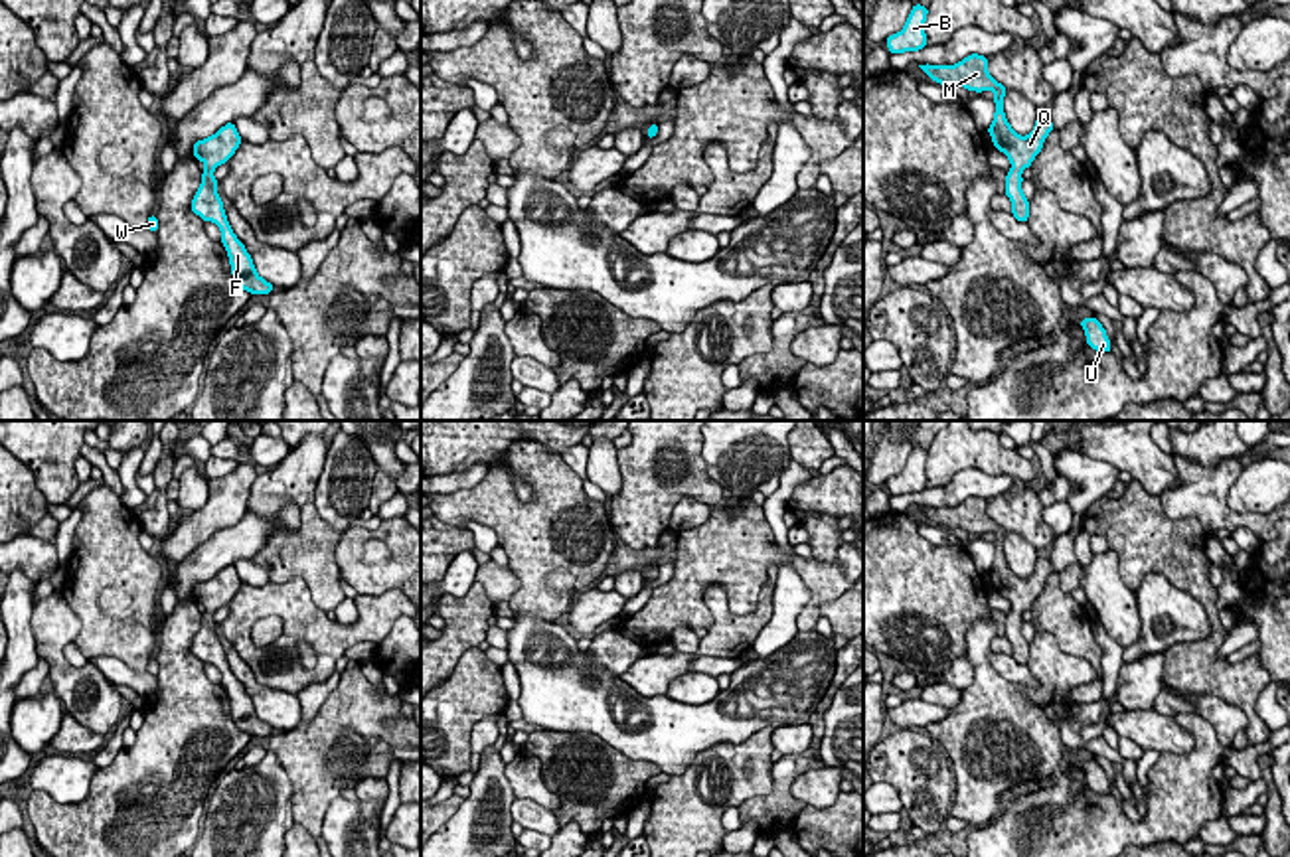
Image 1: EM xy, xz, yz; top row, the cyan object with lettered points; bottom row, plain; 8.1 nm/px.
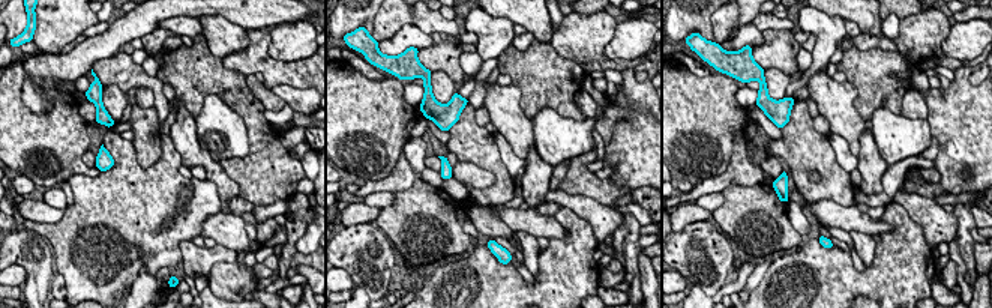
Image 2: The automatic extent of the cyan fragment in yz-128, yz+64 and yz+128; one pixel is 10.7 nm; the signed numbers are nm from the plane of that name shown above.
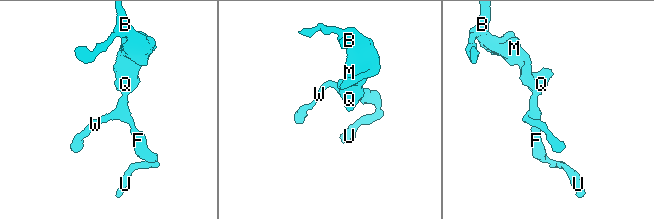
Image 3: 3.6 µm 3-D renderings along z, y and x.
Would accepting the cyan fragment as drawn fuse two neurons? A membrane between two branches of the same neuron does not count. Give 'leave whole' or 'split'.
leave whole

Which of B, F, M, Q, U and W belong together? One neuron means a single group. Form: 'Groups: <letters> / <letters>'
Groups: B F M Q U W

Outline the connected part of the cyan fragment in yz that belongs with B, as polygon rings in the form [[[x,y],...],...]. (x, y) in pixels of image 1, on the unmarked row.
[[[915,446],[905,470],[899,476],[893,476],[887,480],[887,490],[891,496],[905,496],[905,494],[919,494],[927,490],[927,476],[925,476],[925,464],[927,464],[928,450]]]

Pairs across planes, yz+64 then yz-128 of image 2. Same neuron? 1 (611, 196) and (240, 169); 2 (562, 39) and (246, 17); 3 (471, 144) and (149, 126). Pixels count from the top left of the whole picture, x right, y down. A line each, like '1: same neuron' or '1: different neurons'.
1: same neuron
2: different neurons
3: same neuron

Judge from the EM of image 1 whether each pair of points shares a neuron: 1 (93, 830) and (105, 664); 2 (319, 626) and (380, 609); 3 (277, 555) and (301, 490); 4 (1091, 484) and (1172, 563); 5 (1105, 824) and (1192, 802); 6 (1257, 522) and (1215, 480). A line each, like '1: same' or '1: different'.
1: different
2: same
3: same
4: different
5: same
6: same

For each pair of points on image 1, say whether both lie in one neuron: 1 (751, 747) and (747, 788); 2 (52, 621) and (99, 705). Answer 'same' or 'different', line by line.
1: same
2: same

